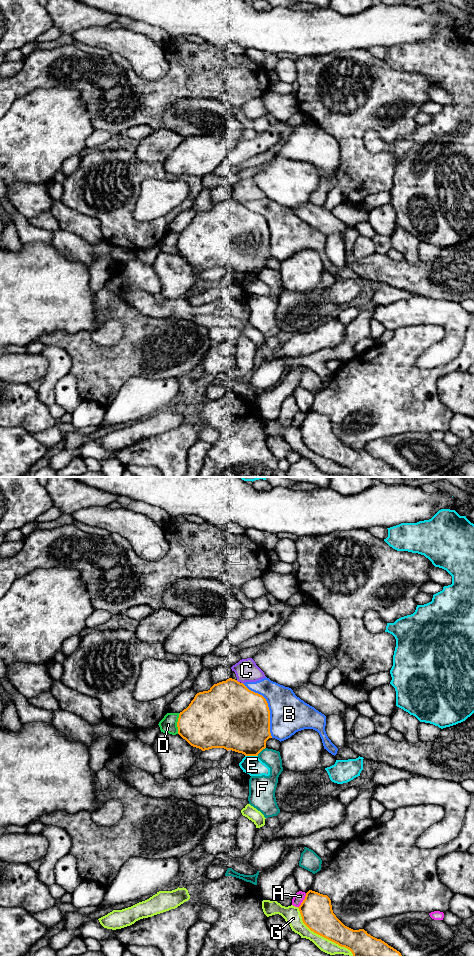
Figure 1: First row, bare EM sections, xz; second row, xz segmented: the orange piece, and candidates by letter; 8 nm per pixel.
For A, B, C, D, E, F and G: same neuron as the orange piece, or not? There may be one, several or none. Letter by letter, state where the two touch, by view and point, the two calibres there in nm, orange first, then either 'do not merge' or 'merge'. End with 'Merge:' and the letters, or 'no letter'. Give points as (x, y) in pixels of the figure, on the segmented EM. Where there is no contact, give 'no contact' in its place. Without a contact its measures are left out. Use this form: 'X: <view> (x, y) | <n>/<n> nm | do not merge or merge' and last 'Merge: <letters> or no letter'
A: xz (303, 900) | 260/80 nm | do not merge
B: xz (268, 707) | 480/300 nm | do not merge
C: xz (237, 681) | 480/190 nm | do not merge
D: xz (177, 723) | 420/140 nm | do not merge
E: xz (251, 755) | 440/160 nm | do not merge
F: xz (261, 750) | 440/140 nm | do not merge
G: xz (321, 935) | 260/110 nm | do not merge
Merge: no letter

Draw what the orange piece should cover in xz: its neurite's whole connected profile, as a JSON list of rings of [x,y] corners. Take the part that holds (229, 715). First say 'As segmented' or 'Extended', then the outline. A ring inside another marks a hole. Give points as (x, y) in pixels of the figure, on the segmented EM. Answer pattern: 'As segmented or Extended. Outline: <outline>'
As segmented. Outline: [[[229,678],[226,681],[214,684],[208,691],[195,695],[189,706],[179,714],[178,734],[191,746],[202,751],[212,748],[224,748],[242,753],[245,756],[258,756],[266,748],[266,741],[272,738],[270,733],[270,710],[266,699],[251,690],[243,683]]]

